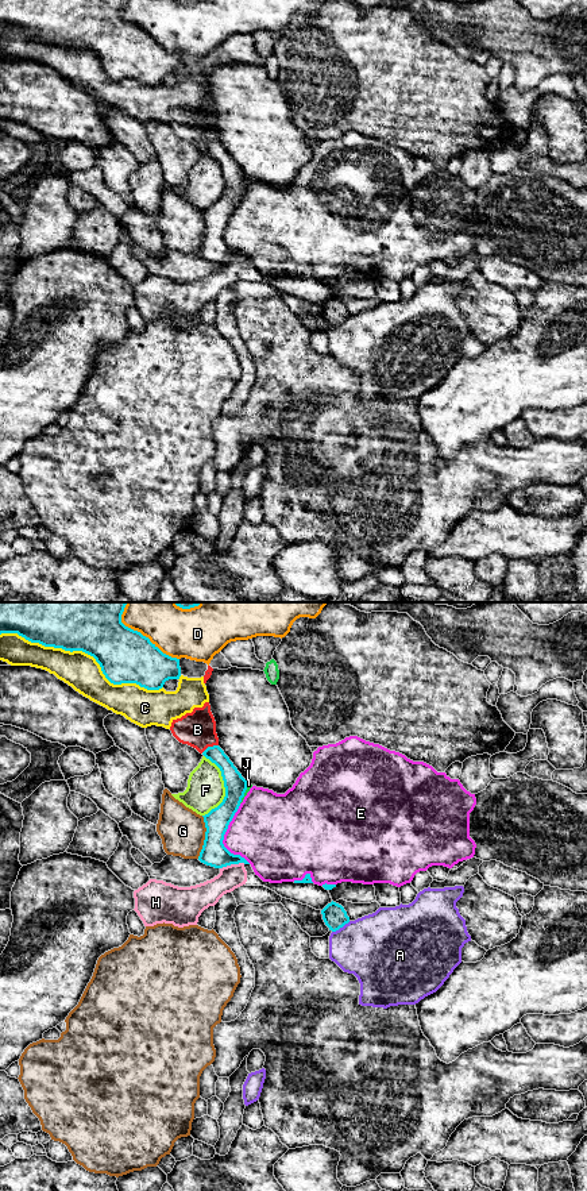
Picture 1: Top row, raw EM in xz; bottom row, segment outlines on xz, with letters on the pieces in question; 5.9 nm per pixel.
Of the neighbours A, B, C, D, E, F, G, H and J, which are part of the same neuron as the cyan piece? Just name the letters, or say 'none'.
none

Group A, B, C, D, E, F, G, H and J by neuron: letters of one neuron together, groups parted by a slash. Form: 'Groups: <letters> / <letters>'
Groups: A / B C / D / E / F / G / H J

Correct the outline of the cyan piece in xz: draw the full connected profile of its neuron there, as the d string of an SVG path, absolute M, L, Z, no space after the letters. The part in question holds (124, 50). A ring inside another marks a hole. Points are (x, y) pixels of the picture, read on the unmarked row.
M0 0L0 30L18 28L31 38L65 46L82 46L96 54L105 73L113 80L136 78L159 85L169 74L179 74L179 54L163 49L148 32L125 22L121 9L125 0Z

